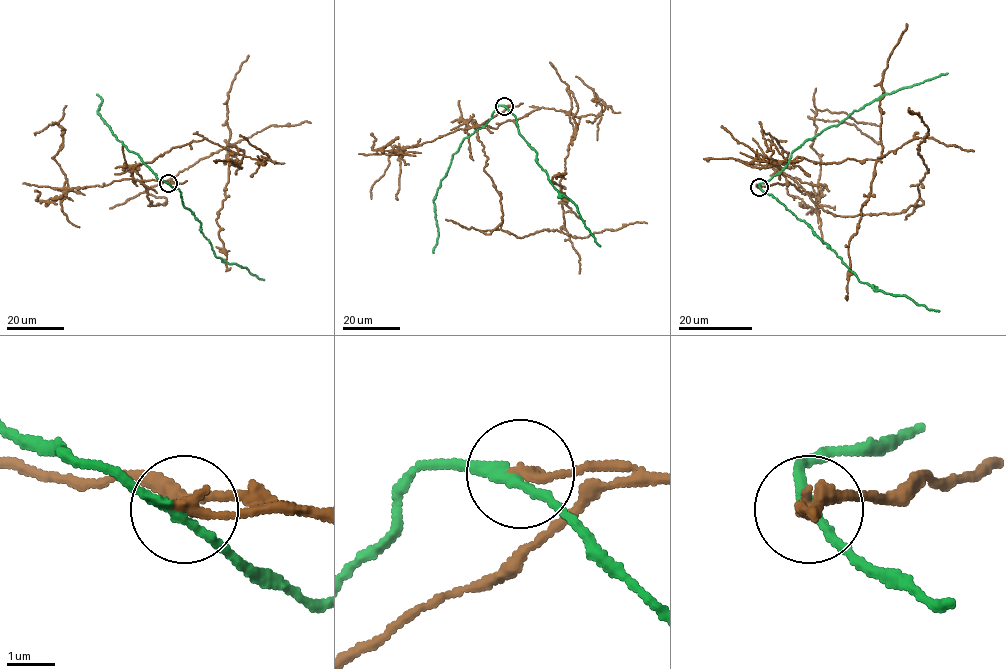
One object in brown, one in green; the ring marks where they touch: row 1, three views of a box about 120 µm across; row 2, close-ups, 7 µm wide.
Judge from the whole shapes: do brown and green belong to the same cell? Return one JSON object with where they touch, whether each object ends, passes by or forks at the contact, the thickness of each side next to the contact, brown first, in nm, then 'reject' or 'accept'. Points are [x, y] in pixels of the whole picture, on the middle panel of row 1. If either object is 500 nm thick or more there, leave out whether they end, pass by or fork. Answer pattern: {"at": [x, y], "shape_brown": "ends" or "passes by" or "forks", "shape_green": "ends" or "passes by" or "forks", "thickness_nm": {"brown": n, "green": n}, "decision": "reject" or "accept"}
{"at": [504, 106], "shape_brown": "ends", "shape_green": "passes by", "thickness_nm": {"brown": 240, "green": 190}, "decision": "reject"}

